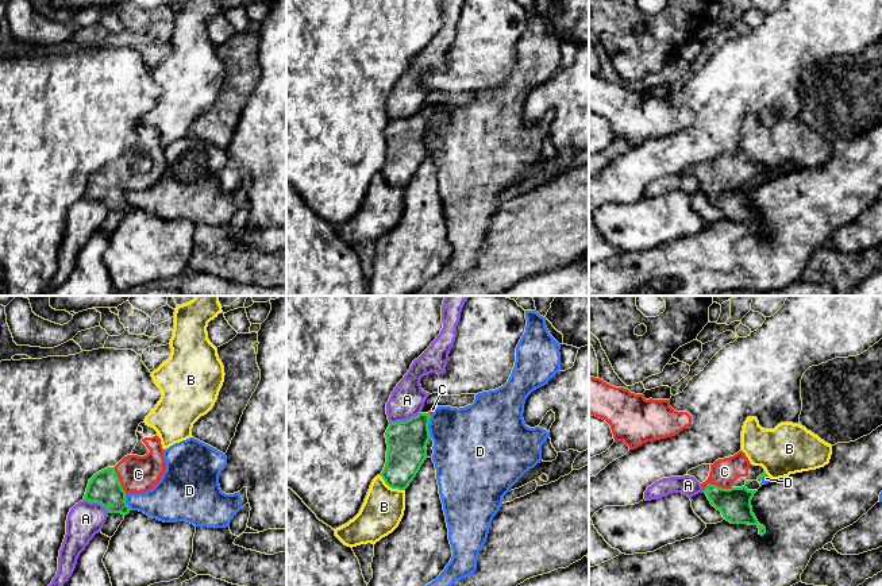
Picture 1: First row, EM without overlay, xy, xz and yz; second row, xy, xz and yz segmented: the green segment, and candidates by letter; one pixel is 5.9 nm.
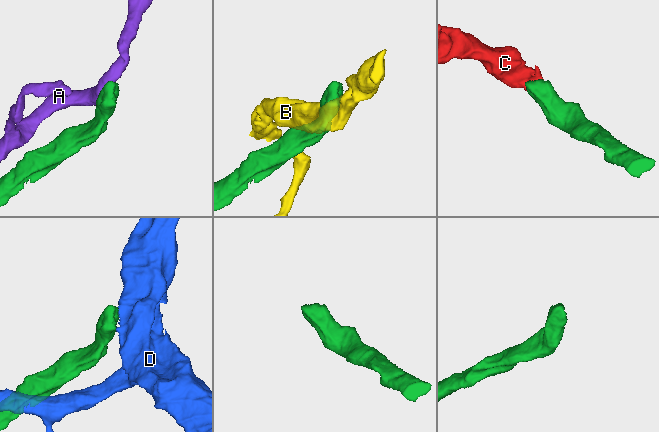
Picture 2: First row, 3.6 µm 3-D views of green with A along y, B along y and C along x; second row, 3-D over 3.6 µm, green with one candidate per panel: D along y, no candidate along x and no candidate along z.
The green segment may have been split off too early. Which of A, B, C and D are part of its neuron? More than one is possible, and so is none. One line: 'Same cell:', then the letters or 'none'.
Same cell: C

